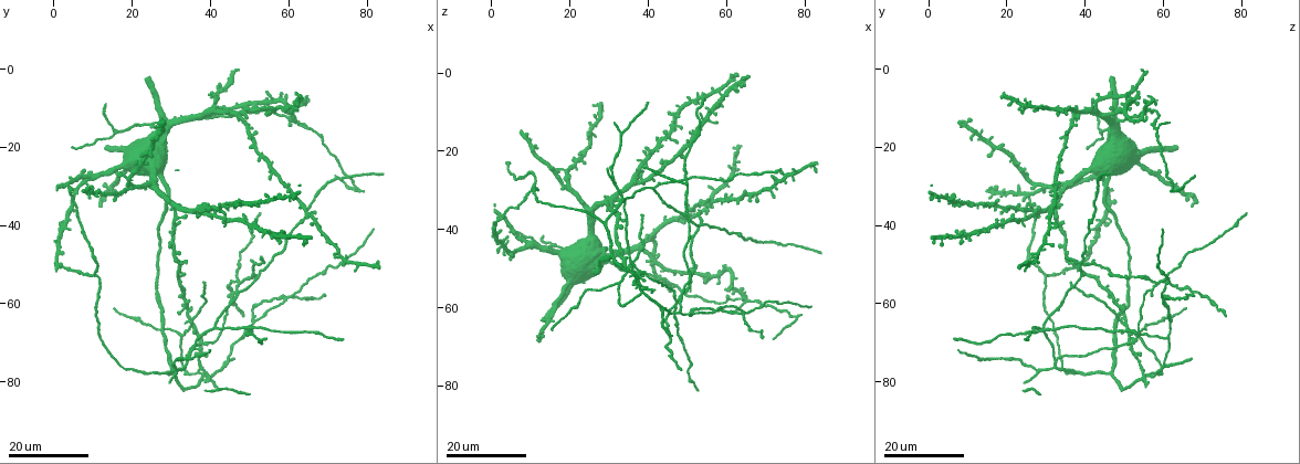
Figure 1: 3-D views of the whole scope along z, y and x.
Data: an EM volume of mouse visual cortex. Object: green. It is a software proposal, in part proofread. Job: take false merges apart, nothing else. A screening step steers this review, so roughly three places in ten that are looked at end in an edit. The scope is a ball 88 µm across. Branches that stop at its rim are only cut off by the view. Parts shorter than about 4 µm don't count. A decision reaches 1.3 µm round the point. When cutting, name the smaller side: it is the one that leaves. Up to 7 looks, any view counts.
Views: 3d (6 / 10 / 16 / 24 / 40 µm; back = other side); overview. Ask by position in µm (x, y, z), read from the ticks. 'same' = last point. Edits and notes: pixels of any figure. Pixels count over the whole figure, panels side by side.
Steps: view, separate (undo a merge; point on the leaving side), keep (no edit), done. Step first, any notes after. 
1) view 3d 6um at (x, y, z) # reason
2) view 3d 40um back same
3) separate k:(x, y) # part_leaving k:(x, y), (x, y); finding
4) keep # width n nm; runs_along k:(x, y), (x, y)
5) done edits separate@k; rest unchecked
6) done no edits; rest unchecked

view 3d 16um at (32.0, 77.0, 28.0) # a fork

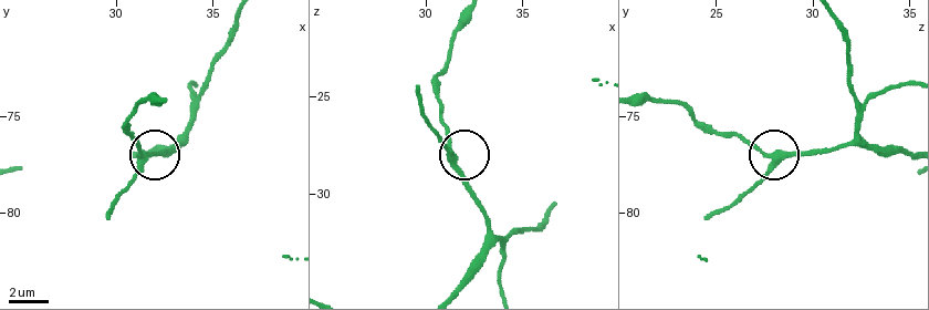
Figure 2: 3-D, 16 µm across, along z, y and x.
view 3d 6um at (31.3, 77.2, 27.9) # closer look

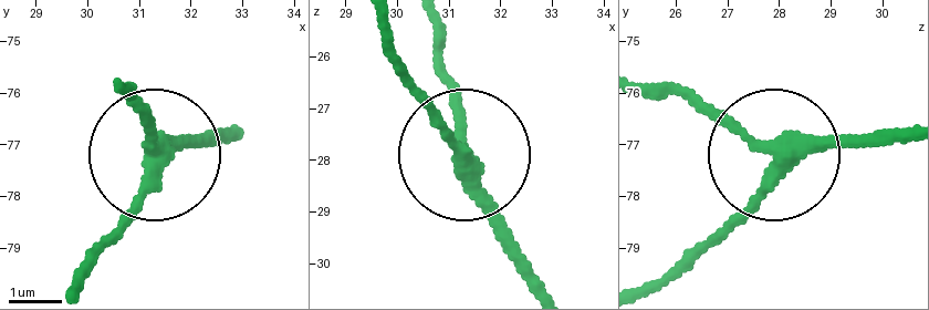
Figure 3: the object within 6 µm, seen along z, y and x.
keep # width 280 nm; runs_along 3:(906, 134), (801, 143), (699, 248); continuous, no second neuron

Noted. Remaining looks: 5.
view 3d 24um at (41.5, 66.0, 29.5) # three-way junction

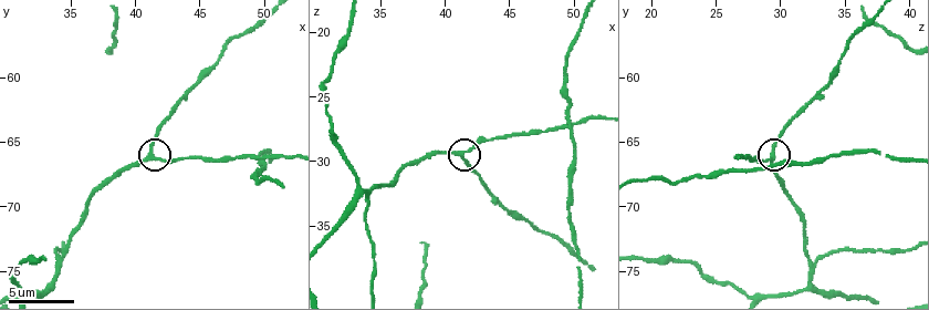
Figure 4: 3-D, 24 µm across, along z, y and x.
view 3d 10um at (41.2, 65.8, 29.4)

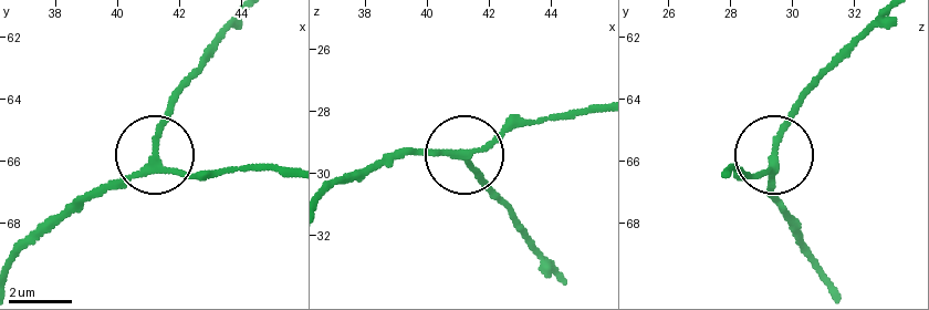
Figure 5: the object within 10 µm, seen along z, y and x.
keep # runs_along 5:(20, 257), (147, 162), (208, 175); continuous, no second neuron

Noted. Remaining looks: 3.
view 3d 16um at (51.0, 65.0, 61.5)

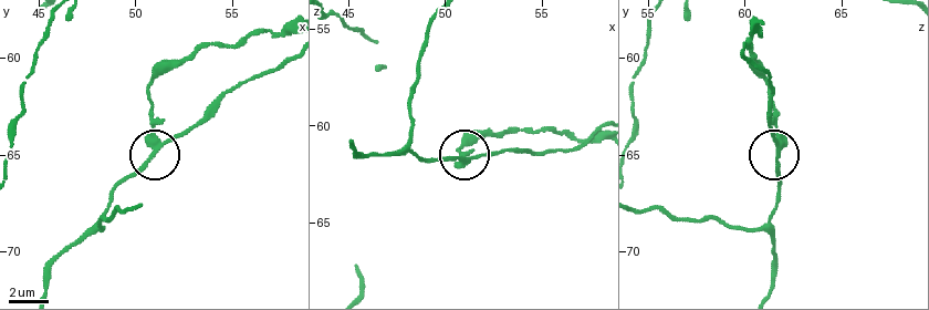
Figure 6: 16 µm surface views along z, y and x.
view 3d 6um at (51.4, 64.4, 61.7) # zoom in

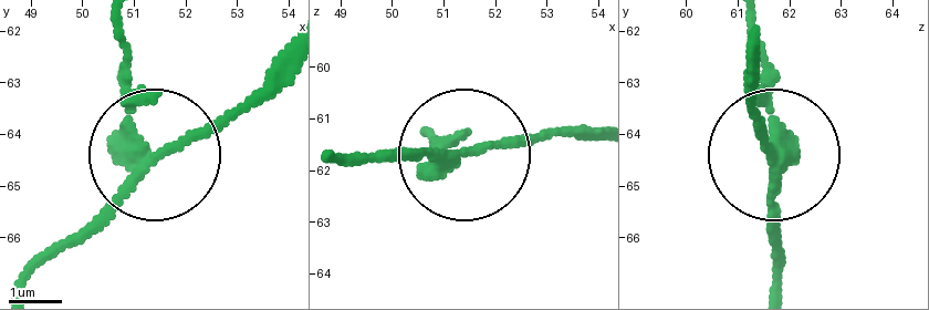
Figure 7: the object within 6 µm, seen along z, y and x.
separate 7:(154, 91) # arms 3; part_leaving 7:(144, 156), (122, 28); two neurons meet here

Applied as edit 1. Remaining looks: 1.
done edits separate@7; rest unchecked

